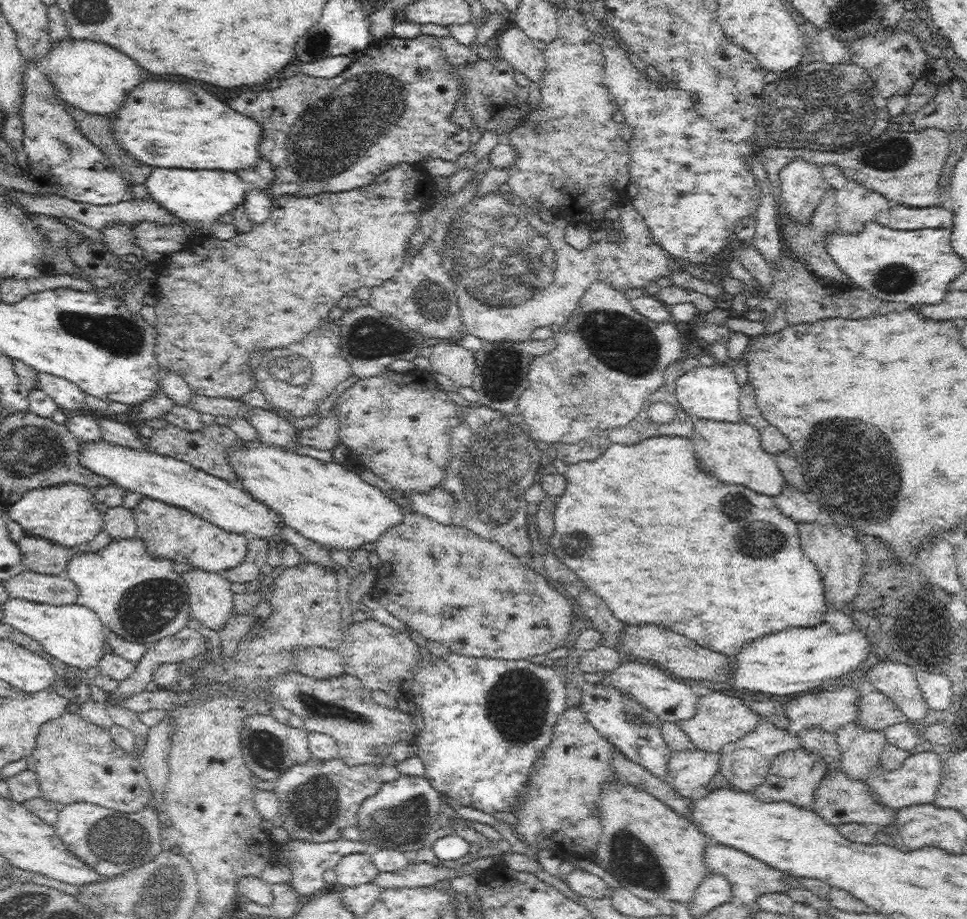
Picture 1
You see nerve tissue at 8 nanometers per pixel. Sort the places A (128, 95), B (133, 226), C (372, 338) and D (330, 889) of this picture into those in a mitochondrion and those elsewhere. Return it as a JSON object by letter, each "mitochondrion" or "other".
{"A":"other","B":"other","C":"mitochondrion","D":"other"}

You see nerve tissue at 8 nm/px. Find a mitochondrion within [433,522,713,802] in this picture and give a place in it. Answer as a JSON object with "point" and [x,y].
{"point":[517,706]}

